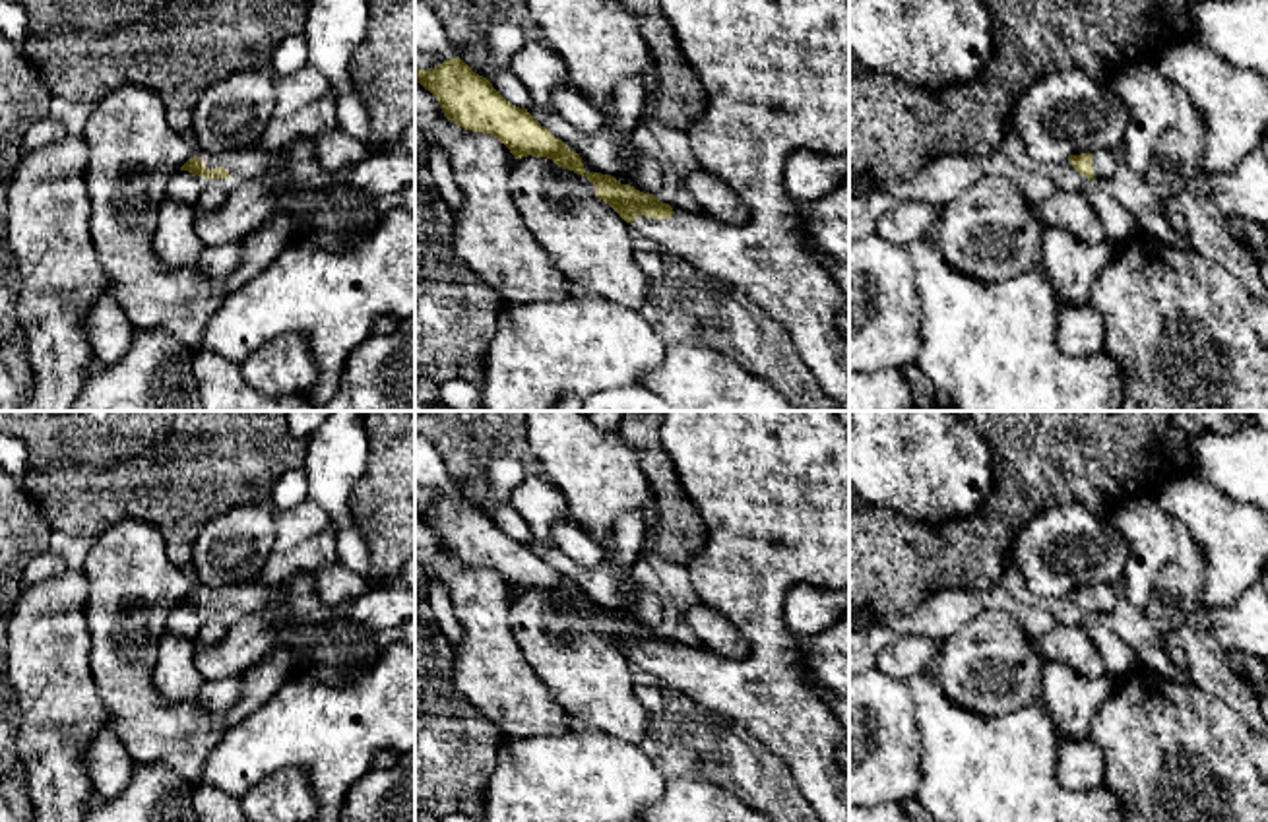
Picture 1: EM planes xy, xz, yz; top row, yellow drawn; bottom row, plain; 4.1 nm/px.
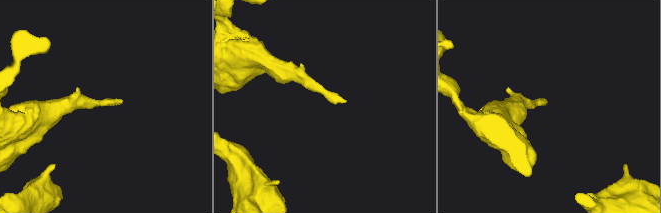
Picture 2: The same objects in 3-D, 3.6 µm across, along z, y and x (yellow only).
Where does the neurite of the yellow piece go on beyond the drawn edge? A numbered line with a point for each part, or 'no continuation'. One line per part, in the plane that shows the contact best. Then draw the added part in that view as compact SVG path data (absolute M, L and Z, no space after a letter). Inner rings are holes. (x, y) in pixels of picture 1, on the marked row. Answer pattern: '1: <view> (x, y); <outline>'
1: xz (776, 72); M659 0L671 21L681 50L708 91L704 114L686 130L702 169L727 180L750 206L750 219L741 225L694 215L667 219L636 217L630 225L663 248L684 273L725 291L741 291L770 318L785 328L801 361L822 392L849 411L849 339L838 330L845 295L826 271L822 252L793 215L793 202L783 188L787 157L799 149L822 155L849 149L849 0Z

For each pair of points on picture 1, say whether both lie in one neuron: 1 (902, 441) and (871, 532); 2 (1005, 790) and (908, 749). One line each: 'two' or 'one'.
1: two
2: two

